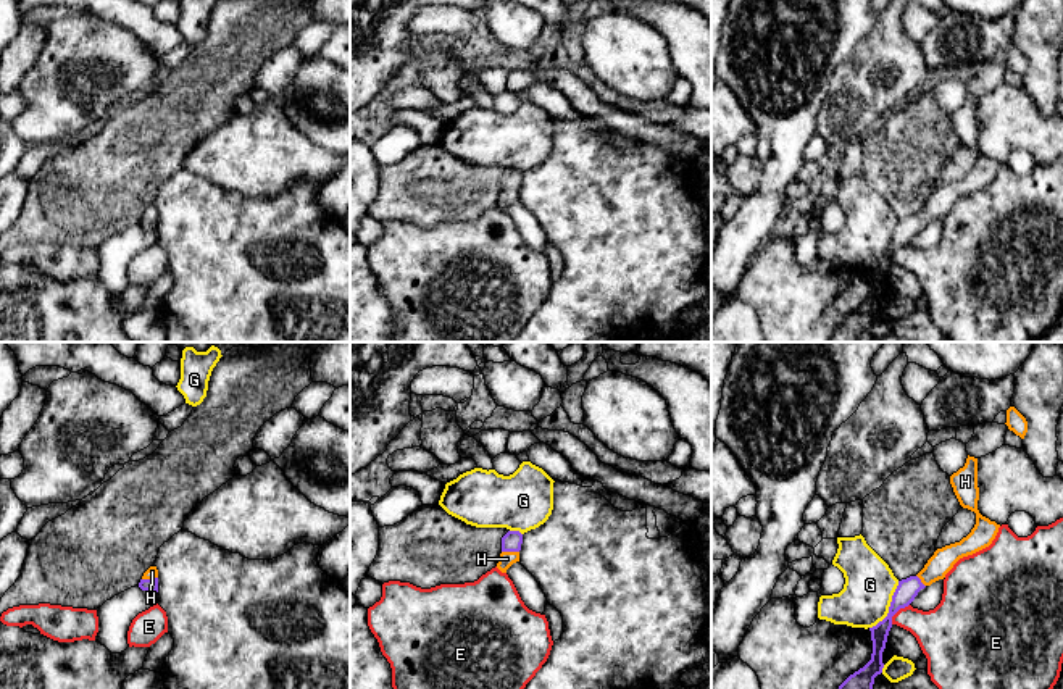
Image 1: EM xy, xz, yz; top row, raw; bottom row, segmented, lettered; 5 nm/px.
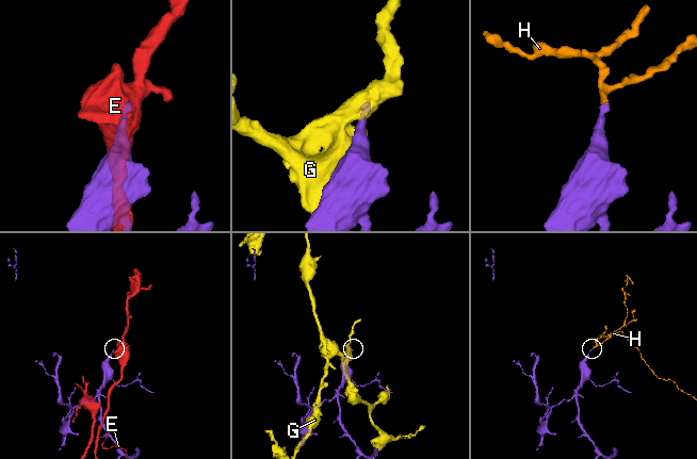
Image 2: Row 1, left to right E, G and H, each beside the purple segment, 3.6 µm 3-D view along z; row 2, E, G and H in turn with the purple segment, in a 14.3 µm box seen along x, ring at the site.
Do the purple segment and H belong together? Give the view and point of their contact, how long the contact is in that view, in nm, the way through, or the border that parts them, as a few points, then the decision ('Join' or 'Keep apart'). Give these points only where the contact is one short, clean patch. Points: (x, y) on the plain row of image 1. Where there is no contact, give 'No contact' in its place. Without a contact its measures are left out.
Touches purple at xz (510, 189). Shared border 90 nm. Path across: xz (512, 179), (510, 189), (507, 197). Join

